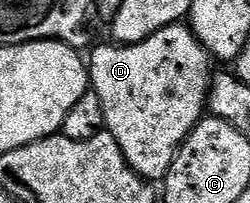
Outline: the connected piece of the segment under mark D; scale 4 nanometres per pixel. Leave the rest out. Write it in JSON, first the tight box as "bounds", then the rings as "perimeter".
{"bounds":[89,23,213,181],"perimeter":[[[174,23],[165,29],[161,29],[157,33],[153,33],[153,37],[149,37],[140,43],[129,43],[126,45],[110,45],[111,47],[99,47],[92,53],[91,59],[89,55],[89,87],[90,90],[97,93],[97,97],[101,97],[101,109],[105,113],[104,128],[117,141],[117,145],[121,145],[121,153],[125,157],[125,161],[133,170],[136,171],[141,178],[148,181],[166,180],[167,170],[173,165],[175,155],[179,152],[183,142],[189,137],[189,133],[199,123],[200,119],[204,118],[207,111],[207,95],[211,91],[211,76],[213,74],[213,56],[191,30],[190,26],[183,23]]]}

